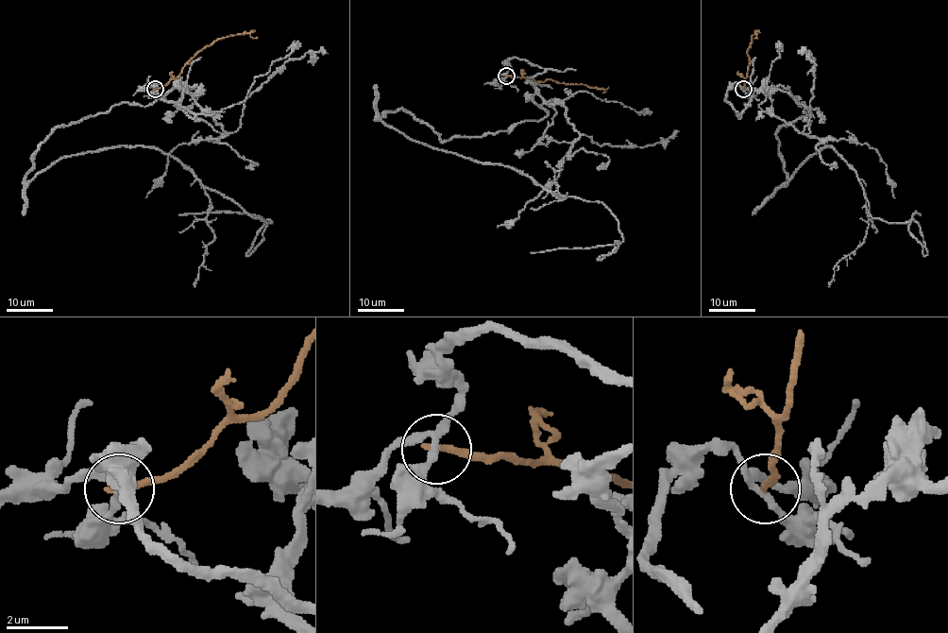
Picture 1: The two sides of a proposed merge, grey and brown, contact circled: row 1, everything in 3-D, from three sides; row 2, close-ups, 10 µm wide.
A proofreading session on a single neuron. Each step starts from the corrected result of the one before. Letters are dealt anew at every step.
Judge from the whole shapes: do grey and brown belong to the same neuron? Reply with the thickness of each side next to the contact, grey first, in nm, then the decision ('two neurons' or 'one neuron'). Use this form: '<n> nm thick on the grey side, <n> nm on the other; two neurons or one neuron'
200 nm thick on the grey side, 240 nm on the other; two neurons

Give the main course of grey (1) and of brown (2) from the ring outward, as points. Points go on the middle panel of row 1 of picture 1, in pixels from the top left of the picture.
1: (506, 75), (545, 70), (544, 117), (442, 141), (377, 120), (600, 201), (622, 238), (530, 252)
2: (506, 75), (540, 82), (550, 79), (593, 88), (608, 87)

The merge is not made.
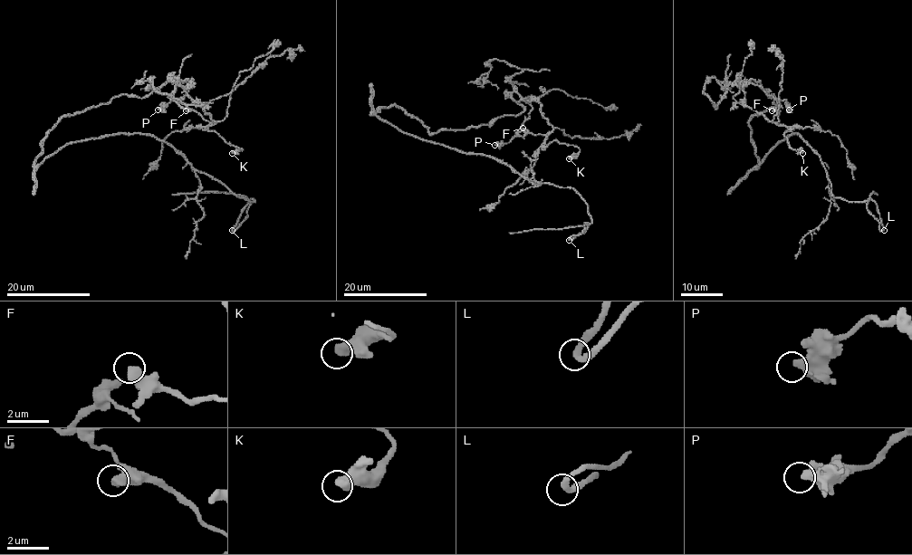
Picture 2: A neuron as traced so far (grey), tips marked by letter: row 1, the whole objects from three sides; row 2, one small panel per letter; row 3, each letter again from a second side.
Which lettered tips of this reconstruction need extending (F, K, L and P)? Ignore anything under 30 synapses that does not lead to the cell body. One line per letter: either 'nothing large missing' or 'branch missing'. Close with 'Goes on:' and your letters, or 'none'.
F: nothing large missing
K: nothing large missing
L: nothing large missing
P: nothing large missing
Goes on: none

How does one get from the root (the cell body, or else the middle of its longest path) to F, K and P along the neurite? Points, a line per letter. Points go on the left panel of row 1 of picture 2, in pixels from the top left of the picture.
F: (48, 132), (63, 117), (121, 95), (144, 98), (168, 82), (185, 79), (175, 82), (216, 122), (186, 110)
K: (48, 132), (63, 117), (187, 79), (175, 82), (216, 122), (207, 129), (243, 149), (232, 153)
P: (48, 132), (63, 117), (121, 95), (144, 98), (168, 82), (195, 83), (158, 110)

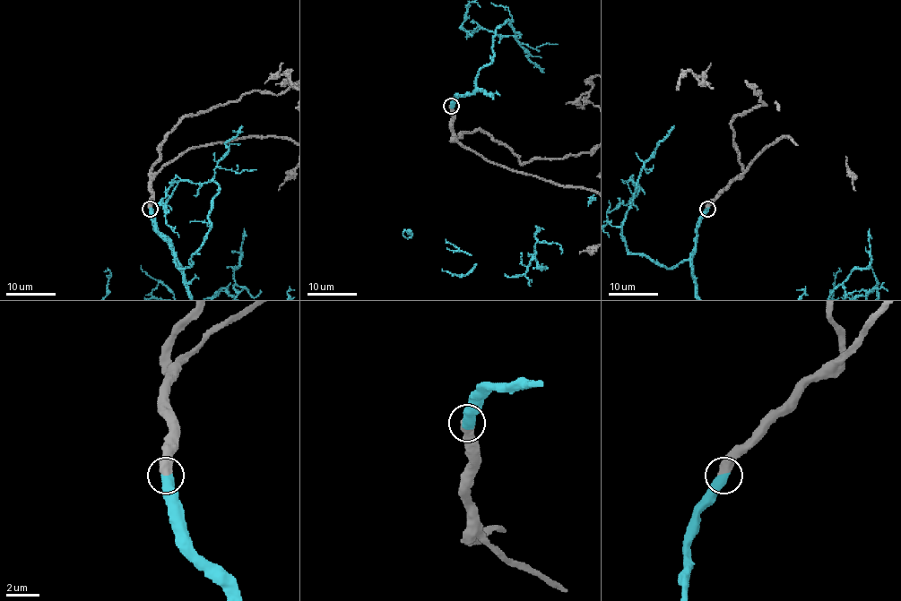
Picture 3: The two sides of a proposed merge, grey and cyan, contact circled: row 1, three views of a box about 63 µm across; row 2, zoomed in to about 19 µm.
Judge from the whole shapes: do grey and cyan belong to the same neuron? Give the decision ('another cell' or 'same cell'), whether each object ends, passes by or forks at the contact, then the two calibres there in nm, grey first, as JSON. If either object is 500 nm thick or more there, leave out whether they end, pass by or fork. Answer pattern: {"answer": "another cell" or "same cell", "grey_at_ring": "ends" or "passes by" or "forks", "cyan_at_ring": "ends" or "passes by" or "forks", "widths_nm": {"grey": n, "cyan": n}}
{"answer": "same cell", "widths_nm": {"grey": 600, "cyan": 600}}

